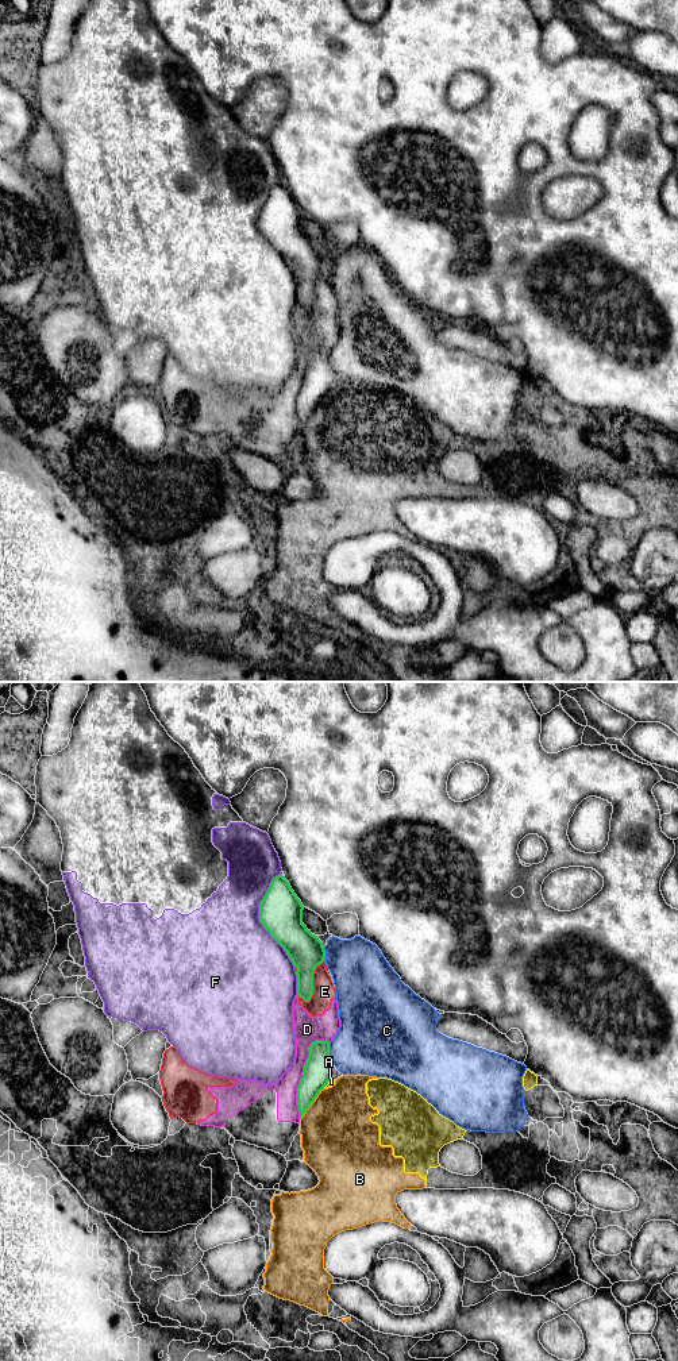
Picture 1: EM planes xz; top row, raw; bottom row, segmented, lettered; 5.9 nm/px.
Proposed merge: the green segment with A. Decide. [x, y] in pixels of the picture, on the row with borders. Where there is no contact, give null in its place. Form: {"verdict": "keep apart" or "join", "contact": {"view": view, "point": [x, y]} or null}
{"verdict": "keep apart", "contact": {"view": "xz", "point": [326, 1084]}}

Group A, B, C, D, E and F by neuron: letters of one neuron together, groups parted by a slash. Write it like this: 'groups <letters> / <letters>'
groups A B / C / D E / F

